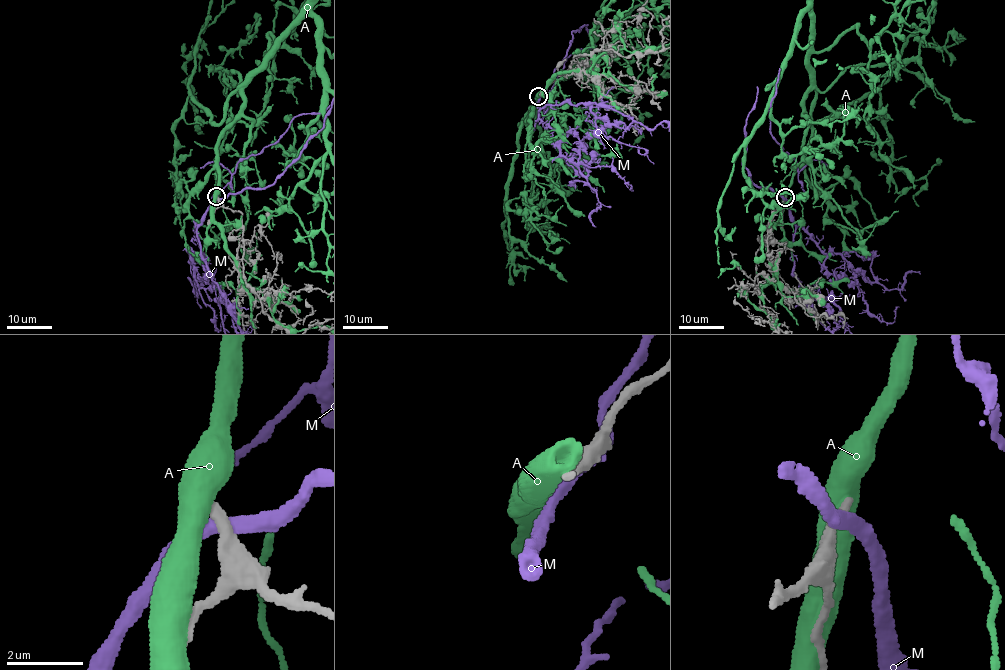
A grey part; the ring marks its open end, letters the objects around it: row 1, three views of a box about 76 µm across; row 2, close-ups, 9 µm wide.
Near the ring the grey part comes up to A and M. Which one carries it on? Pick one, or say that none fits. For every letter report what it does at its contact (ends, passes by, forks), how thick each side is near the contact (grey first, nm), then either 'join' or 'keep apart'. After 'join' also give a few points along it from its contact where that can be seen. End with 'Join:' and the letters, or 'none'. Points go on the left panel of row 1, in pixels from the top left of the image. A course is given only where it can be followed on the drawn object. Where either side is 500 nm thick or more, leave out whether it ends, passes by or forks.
A: 280 nm thick on the grey side, 550 nm on the other; keep apart
M: it passes by; 400 nm thick on the grey side, 320 nm on the other; keep apart
Join: none

